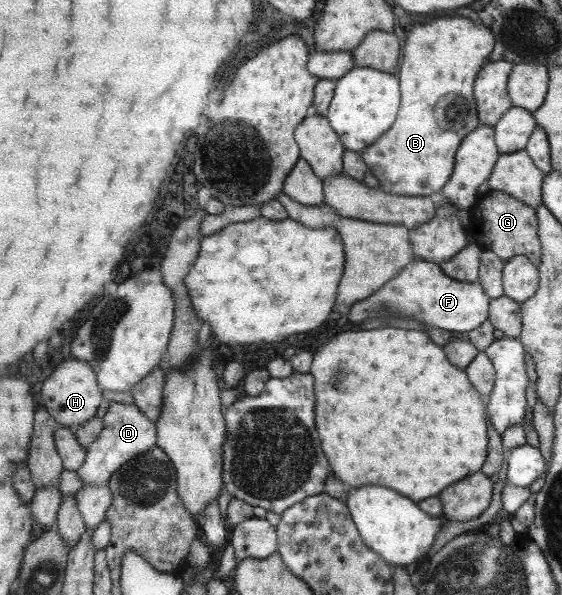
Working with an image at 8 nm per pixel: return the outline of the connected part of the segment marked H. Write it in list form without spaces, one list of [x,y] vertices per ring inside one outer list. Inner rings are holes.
[[[76,358],[61,362],[43,385],[42,404],[60,426],[75,428],[86,423],[96,415],[102,403],[102,387],[98,382],[98,374],[88,362]]]

